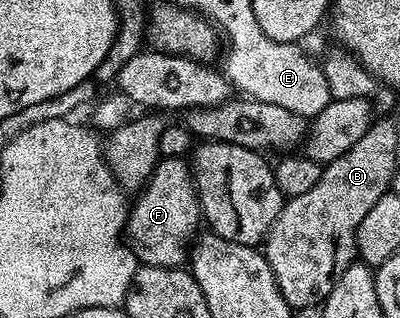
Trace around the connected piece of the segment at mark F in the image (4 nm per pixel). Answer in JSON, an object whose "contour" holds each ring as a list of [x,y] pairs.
{"contour":[[[162,158],[154,168],[154,175],[142,187],[138,198],[133,199],[128,210],[128,245],[139,263],[147,266],[181,267],[187,261],[192,243],[203,225],[202,205],[198,199],[198,187],[194,184],[195,171],[186,158]]]}

